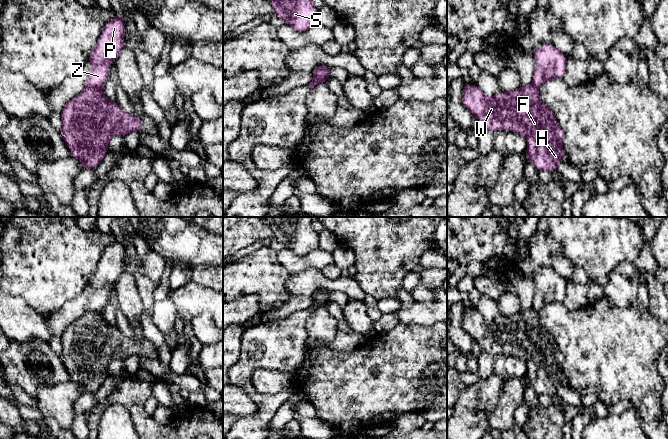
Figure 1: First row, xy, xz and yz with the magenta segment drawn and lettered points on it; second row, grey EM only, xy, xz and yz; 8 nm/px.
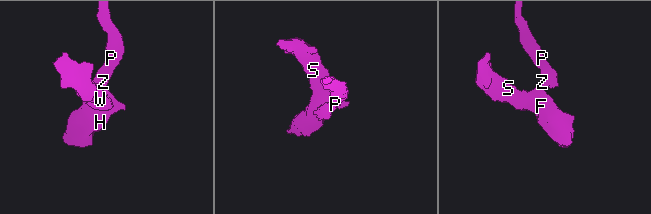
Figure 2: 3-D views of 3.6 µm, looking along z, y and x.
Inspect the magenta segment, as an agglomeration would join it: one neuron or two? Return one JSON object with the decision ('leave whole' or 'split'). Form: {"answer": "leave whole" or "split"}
{"answer": "split"}

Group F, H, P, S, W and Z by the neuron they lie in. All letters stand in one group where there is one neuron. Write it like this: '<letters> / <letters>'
F H S W / P Z

